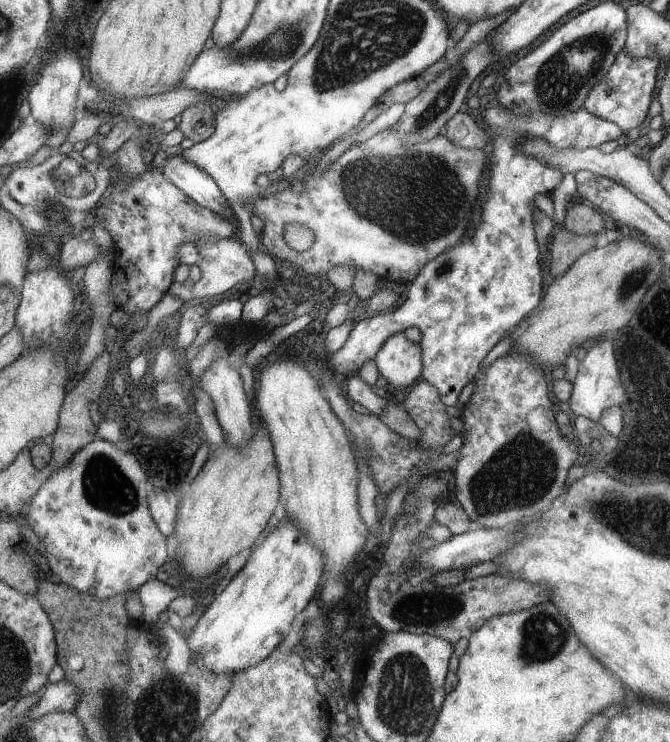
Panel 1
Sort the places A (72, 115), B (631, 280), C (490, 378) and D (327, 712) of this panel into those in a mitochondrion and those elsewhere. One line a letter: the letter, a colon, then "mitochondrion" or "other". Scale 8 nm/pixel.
A: other
B: mitochondrion
C: other
D: other

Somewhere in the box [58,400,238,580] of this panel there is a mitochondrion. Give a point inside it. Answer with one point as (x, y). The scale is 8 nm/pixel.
(105, 486)

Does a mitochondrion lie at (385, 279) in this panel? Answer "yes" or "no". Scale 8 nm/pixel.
no

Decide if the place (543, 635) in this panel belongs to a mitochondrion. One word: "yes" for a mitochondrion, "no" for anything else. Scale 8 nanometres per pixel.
yes

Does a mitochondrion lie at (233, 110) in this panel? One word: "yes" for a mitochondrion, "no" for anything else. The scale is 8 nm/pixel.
no

